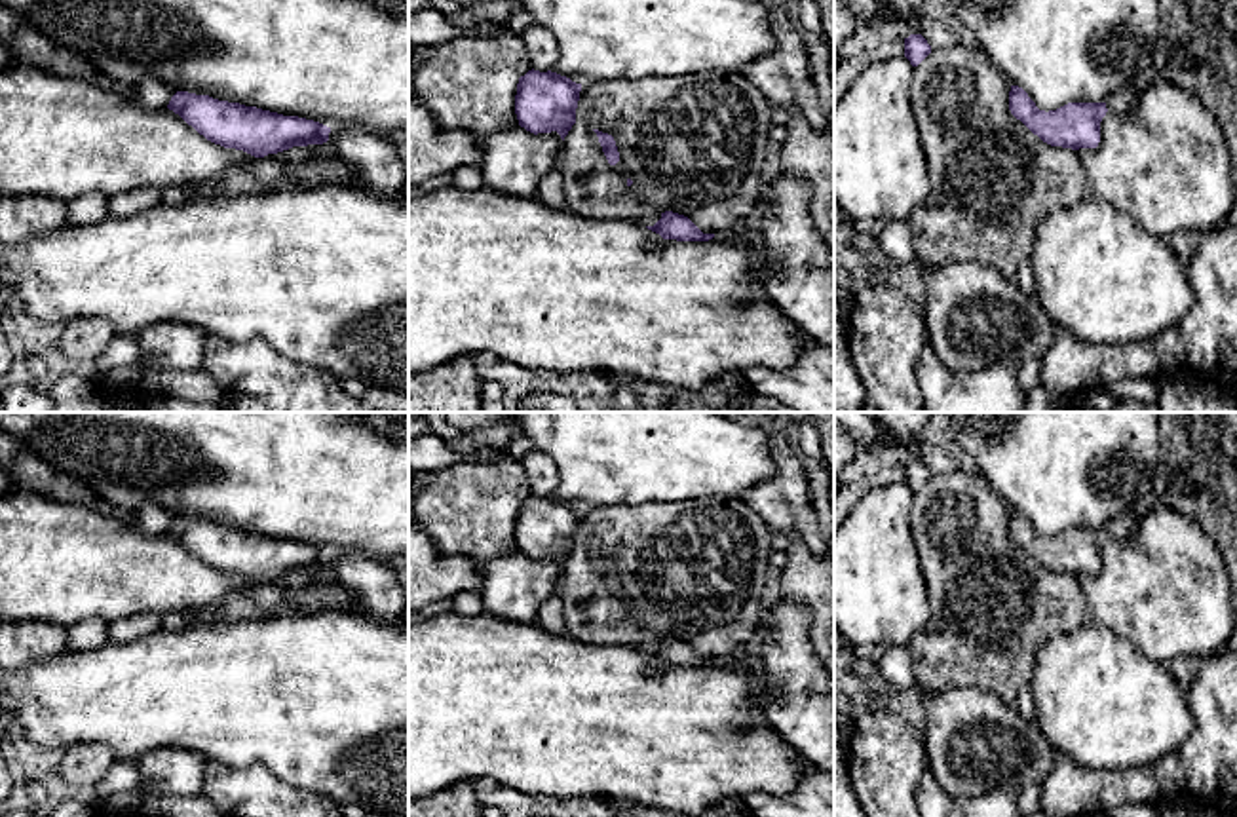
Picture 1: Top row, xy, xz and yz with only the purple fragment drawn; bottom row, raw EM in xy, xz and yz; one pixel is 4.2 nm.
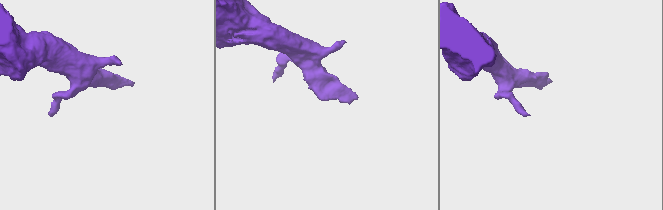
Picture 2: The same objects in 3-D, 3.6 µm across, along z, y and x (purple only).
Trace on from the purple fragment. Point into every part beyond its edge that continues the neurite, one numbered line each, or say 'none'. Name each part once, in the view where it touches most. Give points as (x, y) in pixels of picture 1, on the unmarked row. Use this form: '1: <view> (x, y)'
1: yz (1122, 527)

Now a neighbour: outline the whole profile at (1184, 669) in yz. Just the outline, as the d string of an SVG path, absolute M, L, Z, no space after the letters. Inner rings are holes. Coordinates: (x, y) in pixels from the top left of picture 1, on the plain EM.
M1184 656L1184 657L1174 657L1169 665L1170 674L1174 676L1176 684L1186 692L1189 684L1193 682L1195 674L1199 673L1201 667L1199 657L1195 656Z

